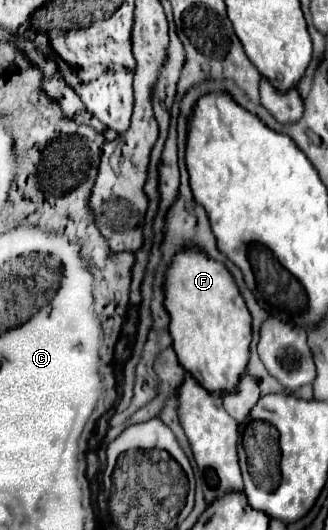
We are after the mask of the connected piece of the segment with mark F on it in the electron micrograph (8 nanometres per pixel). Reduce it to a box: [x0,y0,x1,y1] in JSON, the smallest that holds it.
[164,246,252,394]

